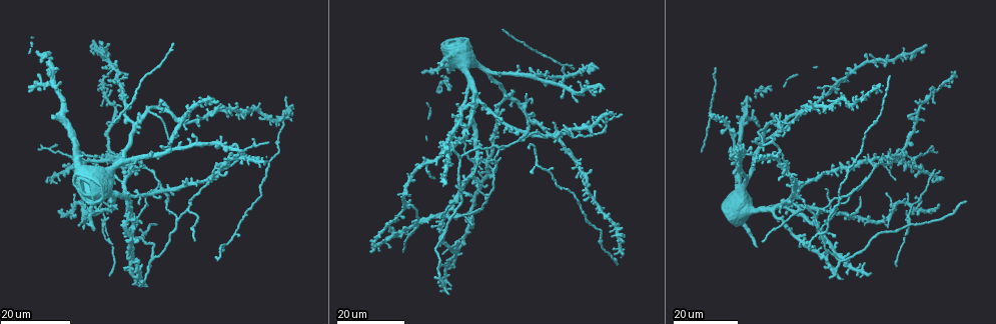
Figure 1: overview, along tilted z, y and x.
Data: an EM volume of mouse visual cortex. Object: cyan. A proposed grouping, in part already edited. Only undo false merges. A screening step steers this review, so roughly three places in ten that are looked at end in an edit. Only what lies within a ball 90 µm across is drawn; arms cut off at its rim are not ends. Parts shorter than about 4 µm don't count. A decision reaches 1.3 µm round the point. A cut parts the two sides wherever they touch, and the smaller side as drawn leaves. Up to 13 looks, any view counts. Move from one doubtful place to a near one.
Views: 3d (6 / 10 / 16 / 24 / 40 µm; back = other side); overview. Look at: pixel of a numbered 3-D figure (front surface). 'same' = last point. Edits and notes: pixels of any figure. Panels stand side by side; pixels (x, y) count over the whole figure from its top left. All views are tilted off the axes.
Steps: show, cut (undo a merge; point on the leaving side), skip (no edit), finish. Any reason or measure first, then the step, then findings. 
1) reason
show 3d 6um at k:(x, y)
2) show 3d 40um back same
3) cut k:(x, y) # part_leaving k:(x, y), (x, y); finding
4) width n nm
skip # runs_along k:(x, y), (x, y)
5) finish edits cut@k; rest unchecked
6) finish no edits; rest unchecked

small branch off a trunk
show 3d 16um at 1:(519, 73)

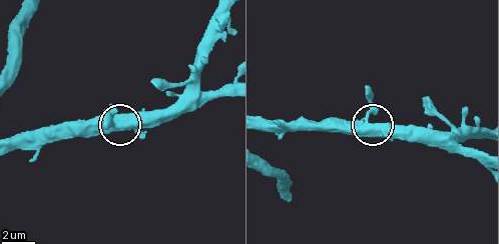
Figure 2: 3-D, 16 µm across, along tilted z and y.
show 3d 6um at 2:(365, 124)

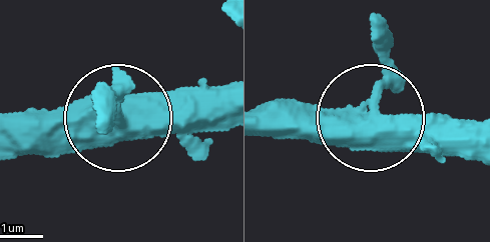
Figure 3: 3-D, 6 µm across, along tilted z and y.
skip # runs_along 3:(265, 111), (367, 111), (381, 80), (379, 30); all the same cell

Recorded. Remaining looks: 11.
show 3d 24um at 1:(546, 136)

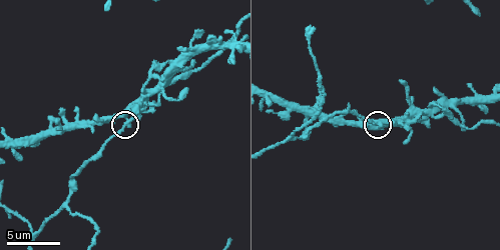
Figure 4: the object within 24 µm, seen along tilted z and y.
show 3d 10um at 4:(129, 122)

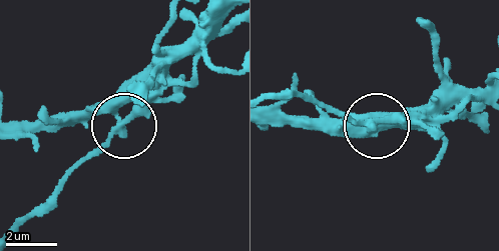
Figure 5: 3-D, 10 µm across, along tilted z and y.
skip # all the same cell

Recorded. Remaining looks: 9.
three-way junction
show 3d 16um at 1:(427, 165)

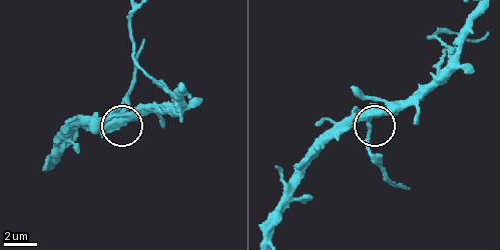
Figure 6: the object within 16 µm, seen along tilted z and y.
closer look
show 3d 6um at 6:(366, 123)

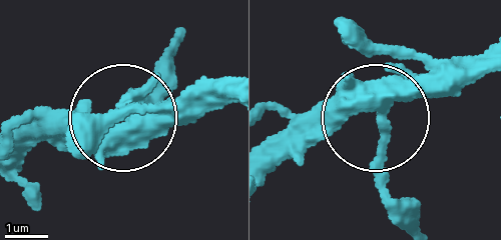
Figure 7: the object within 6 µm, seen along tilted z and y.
skip # runs_along 7:(475, 58), (434, 63), (384, 114), (397, 225); all the same cell

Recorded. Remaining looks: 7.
a fork
show 3d 16um at 4:(31, 234)

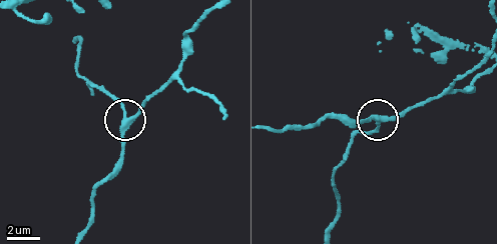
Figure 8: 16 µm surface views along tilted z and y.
arms 3
skip # runs_along 8:(483, 73), (469, 86), (382, 118), (377, 127), (363, 135); one cell here

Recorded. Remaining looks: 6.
four or more arms meet
show 3d 16um at 1:(133, 229)

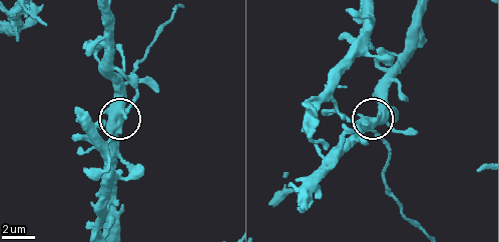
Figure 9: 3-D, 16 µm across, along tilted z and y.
closer look
show 3d 10um at 9:(367, 129)

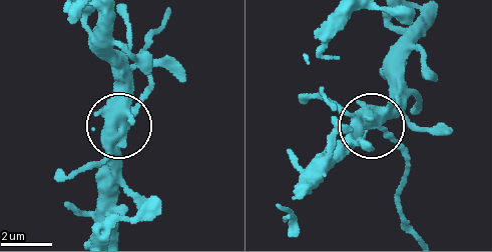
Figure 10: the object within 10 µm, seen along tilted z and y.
width 480 nm
cut 10:(391, 140) # a second cell is stuck on

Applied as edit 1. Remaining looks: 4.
redraw
show overview

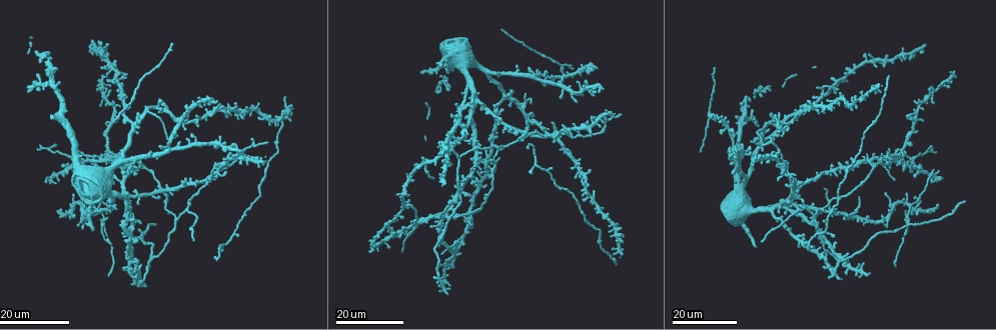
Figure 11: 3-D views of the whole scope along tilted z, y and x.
branch point
show 3d 16um at 11:(184, 208)

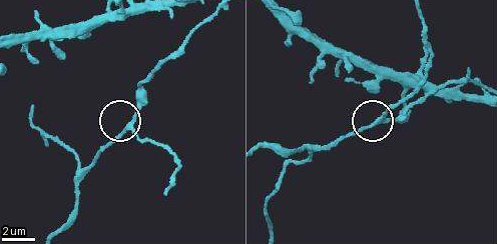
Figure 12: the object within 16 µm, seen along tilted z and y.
show 3d 6um at 12:(379, 121)

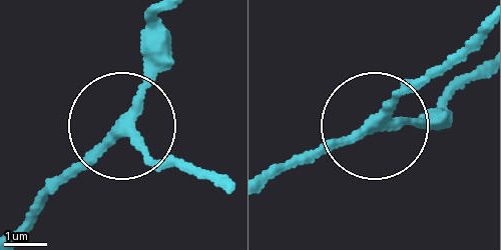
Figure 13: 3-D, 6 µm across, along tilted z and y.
from behind
show 3d 6um back at 13:(123, 128)

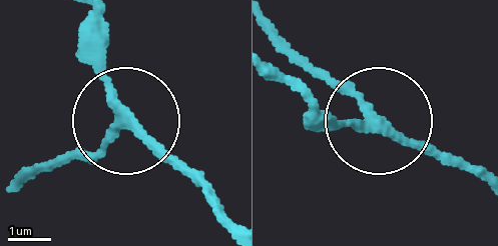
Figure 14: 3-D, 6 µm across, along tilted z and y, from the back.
side_arm 20 um
skip # runs_along 14:(97, 17), (122, 120), (61, 165); one cell here

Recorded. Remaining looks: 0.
finish edits cut@10; rest unchecked

